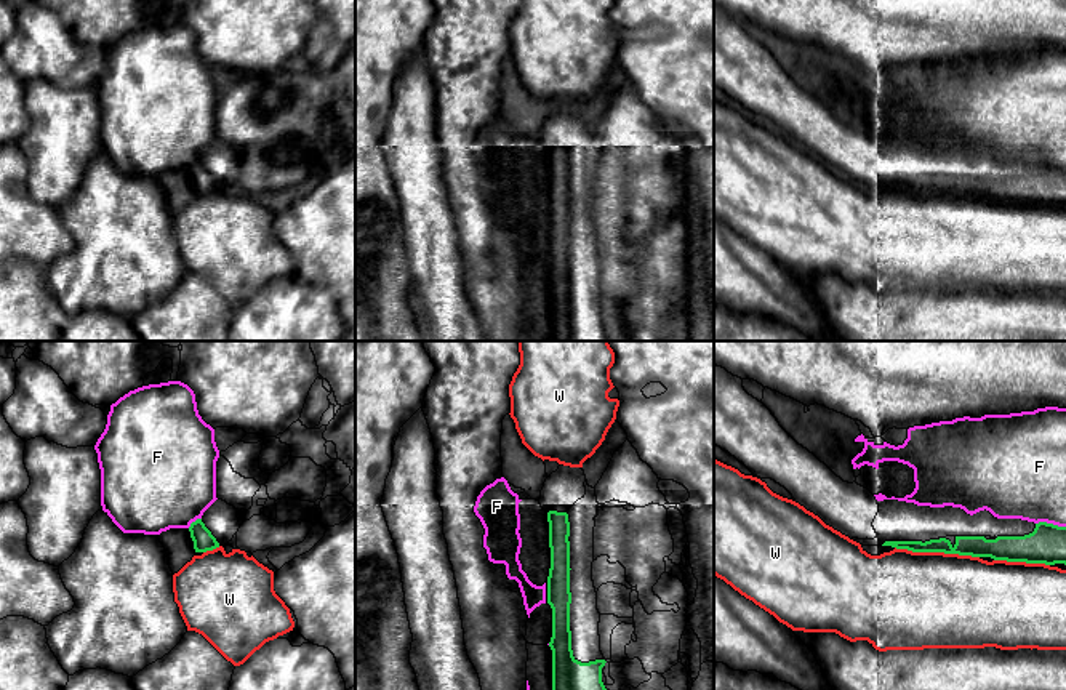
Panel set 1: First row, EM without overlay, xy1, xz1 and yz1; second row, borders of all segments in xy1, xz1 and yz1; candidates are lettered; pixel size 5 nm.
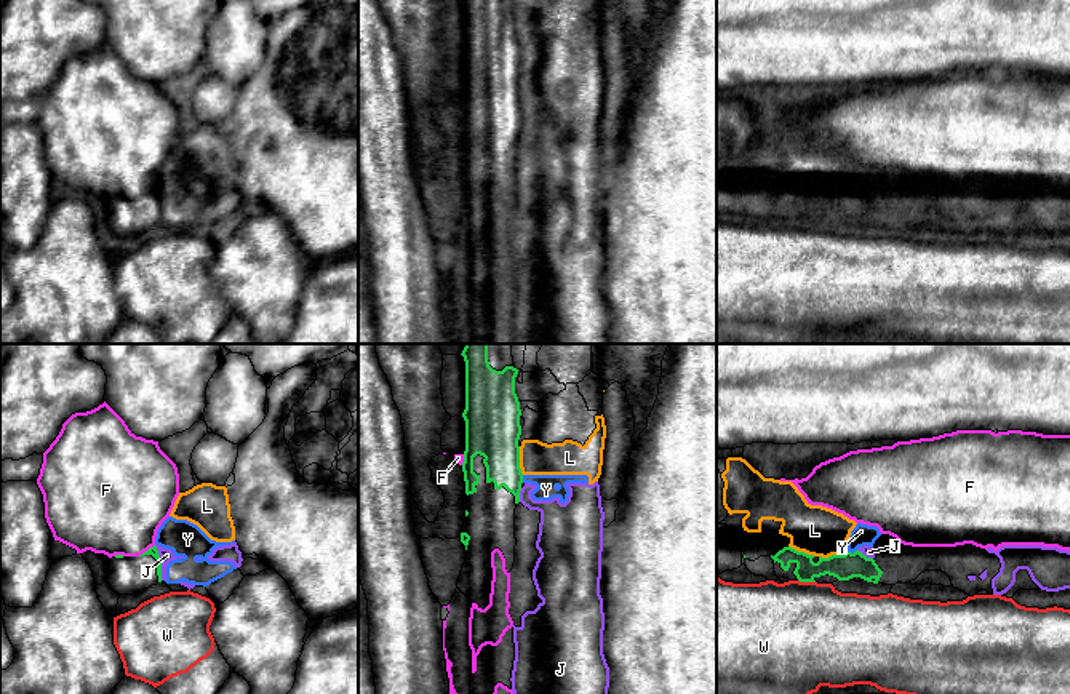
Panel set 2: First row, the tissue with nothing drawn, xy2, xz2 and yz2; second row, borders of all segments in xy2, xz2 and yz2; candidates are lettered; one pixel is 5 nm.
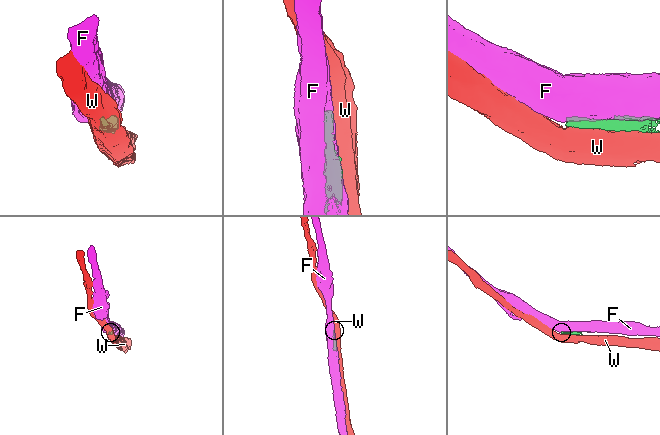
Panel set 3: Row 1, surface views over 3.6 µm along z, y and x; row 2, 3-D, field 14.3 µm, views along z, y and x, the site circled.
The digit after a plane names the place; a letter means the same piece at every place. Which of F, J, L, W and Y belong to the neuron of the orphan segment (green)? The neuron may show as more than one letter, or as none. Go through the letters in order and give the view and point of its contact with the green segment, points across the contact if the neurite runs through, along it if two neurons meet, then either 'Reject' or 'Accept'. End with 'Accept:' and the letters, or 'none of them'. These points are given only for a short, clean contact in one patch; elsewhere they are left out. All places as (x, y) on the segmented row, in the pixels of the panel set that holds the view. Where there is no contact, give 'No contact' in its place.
F: Touches green at xy2 (147, 550). Reject
J: Touches green at xy2 (160, 563). Boundary: xy2 (154, 546), (160, 558), (162, 579). Reject
L: Touches green at xz2 (519, 461). Reject
W: Touches green at yz1 (937, 551). Reject
Y: Touches green at yz2 (850, 552). Boundary: yz2 (856, 549), (848, 552). Reject
Accept: none of them

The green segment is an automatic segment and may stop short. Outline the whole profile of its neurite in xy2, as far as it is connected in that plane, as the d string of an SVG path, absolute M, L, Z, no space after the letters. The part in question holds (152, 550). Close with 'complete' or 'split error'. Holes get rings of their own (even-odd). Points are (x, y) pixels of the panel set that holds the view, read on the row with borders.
M157 547L139 556L109 558L107 584L118 595L133 595L162 582L162 558Z | split error

